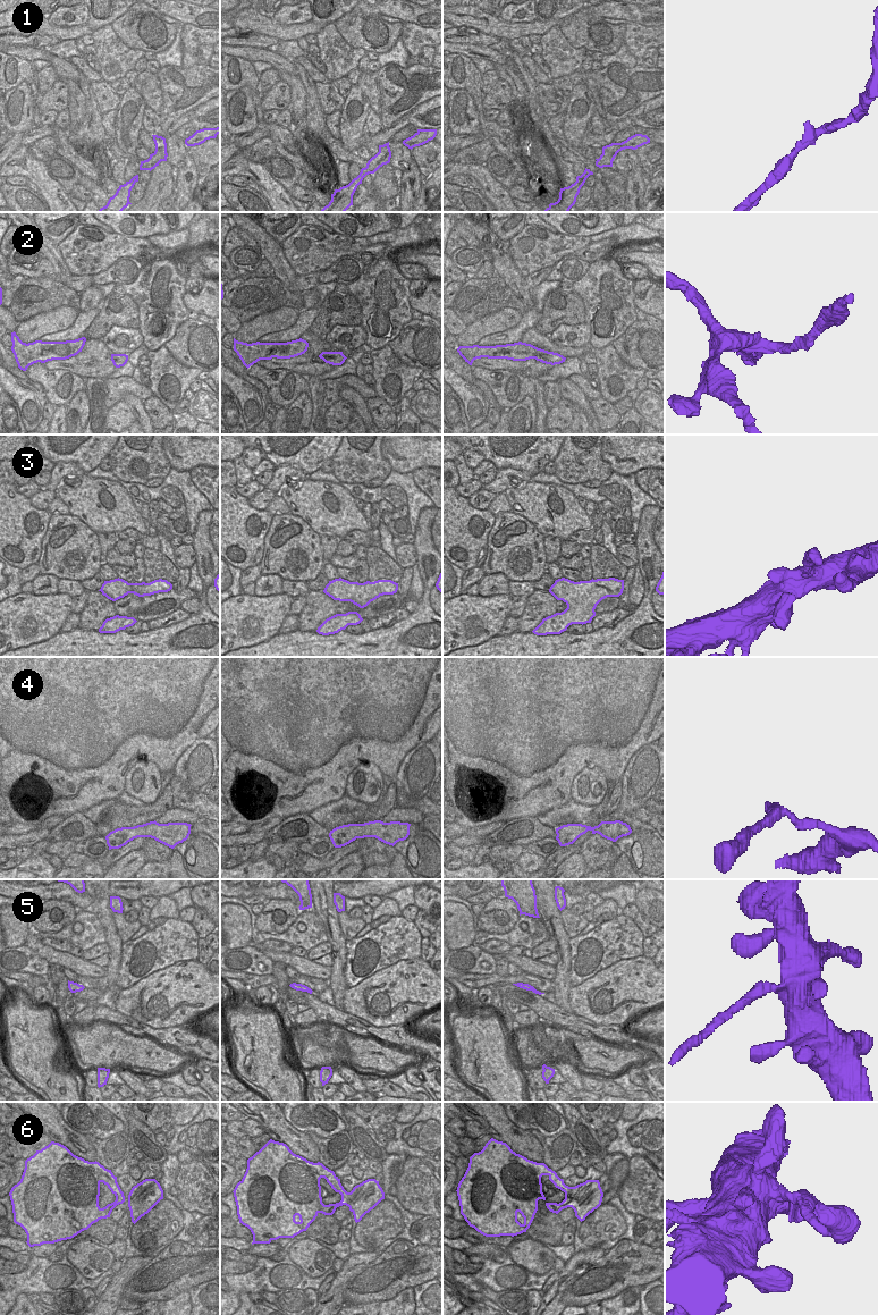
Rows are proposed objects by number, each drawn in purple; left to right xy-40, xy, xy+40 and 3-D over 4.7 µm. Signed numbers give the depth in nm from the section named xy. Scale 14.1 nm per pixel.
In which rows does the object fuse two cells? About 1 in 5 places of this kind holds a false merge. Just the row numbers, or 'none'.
2, 5

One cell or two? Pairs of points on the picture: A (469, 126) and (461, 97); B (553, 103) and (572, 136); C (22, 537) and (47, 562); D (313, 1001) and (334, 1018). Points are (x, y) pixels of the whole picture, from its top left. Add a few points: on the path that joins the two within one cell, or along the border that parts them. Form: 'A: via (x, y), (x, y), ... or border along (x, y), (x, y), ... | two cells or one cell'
A: via (464, 119), (461, 103) | one cell
B: border along (568, 97), (568, 103), (564, 111) | two cells
C: border along (47, 529), (42, 540), (41, 555), (36, 563) | two cells
D: via (318, 1005), (329, 1014) | one cell

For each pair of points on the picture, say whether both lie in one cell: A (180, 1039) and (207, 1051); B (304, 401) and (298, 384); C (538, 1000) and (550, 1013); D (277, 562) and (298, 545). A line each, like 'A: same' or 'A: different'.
A: same
B: different
C: same
D: same

